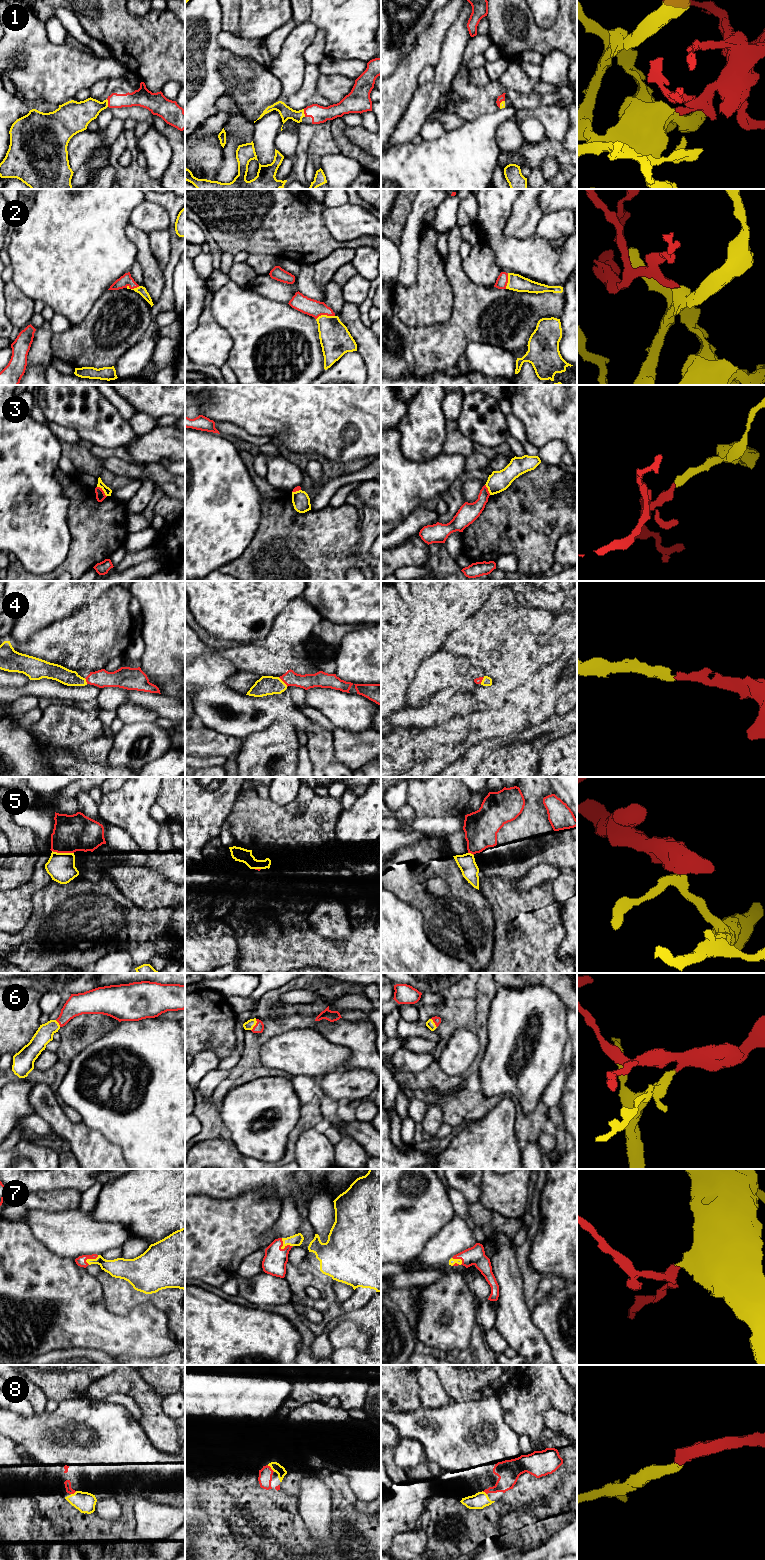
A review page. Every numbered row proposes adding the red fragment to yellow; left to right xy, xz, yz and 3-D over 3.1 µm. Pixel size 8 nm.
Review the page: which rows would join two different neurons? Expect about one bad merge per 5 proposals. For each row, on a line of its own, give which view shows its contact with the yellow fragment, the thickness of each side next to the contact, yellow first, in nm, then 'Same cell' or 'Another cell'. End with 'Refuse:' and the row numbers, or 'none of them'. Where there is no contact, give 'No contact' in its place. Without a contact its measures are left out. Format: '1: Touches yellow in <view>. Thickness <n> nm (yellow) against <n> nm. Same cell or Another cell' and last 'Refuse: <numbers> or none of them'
1: Touches yellow in xy. Thickness 200 nm (yellow) against 130 nm. Same cell
2: Touches yellow in xz. Thickness 260 nm (yellow) against 140 nm. Same cell
3: Touches yellow in xy. Thickness 60 nm (yellow) against 80 nm. Another cell
4: Touches yellow in xz. Thickness 160 nm (yellow) against 120 nm. Same cell
5: Touches yellow in xy. Thickness 220 nm (yellow) against 300 nm. Another cell
6: Touches yellow in xz. Thickness 70 nm (yellow) against 80 nm. Same cell
7: Touches yellow in xz. Thickness 100 nm (yellow) against 190 nm. Same cell
8: Touches yellow in xz. Thickness 80 nm (yellow) against 110 nm. Same cell
Refuse: 3, 5

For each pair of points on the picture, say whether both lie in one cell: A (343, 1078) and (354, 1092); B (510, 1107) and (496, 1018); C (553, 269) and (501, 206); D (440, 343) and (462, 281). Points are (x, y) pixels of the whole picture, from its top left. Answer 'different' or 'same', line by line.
A: same
B: different
C: same
D: same

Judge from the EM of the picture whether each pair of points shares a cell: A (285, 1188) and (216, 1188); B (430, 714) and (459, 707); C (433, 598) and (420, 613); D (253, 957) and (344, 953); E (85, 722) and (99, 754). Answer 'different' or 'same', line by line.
A: same
B: different
C: same
D: same
E: different

